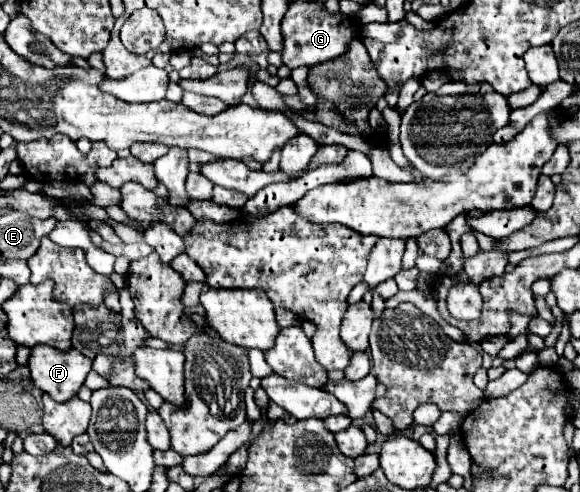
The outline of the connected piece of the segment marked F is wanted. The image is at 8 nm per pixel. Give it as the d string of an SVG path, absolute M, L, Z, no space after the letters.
M50 346L32 348L28 364L32 382L58 402L66 402L70 396L78 394L90 366L90 360L78 350L72 348L68 352L58 352Z

